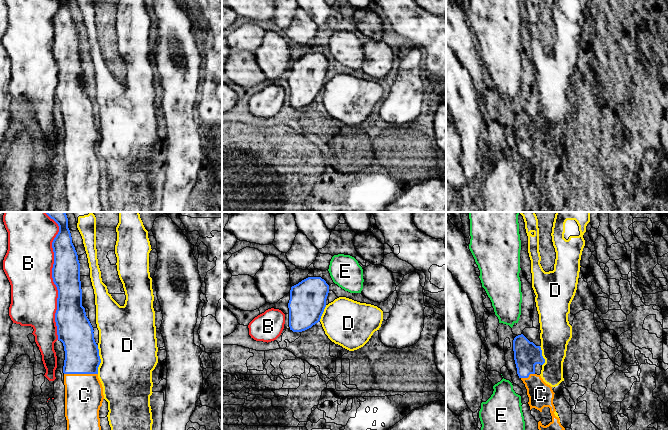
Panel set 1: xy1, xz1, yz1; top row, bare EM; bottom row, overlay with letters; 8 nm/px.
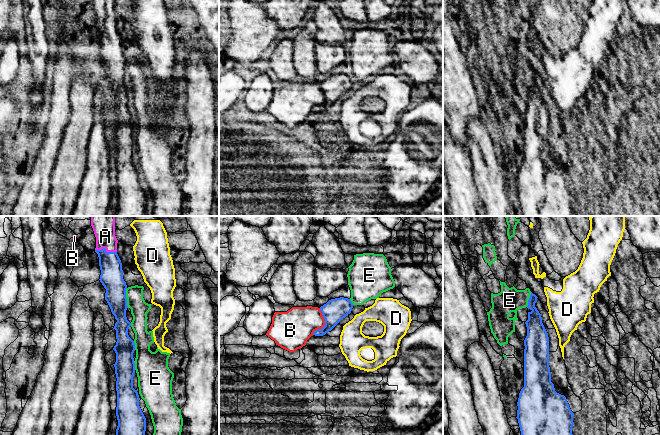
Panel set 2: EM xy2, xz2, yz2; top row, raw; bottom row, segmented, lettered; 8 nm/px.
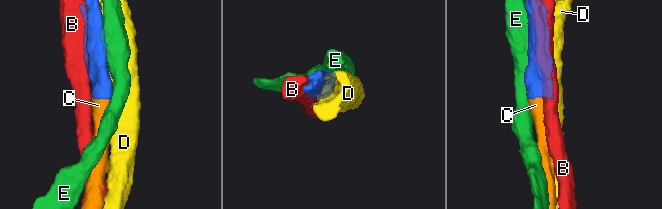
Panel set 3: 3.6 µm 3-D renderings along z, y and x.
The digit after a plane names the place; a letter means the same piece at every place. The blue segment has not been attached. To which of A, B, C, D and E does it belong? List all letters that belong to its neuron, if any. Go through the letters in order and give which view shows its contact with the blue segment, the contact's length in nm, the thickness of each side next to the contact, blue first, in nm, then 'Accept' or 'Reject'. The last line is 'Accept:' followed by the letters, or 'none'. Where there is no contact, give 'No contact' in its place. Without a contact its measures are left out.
A: Touches blue in xy2. Shared border 180 nm. Thickness 180 nm (blue) against 160 nm. Accept
B: Touches blue in xy1. Shared border 950 nm. Thickness 220 nm (blue) against 400 nm. Reject
C: Touches blue in xy1. Shared border 280 nm. Thickness 280 nm (blue) against 300 nm. Accept
D: Touches blue in xy1. Shared border 240 nm. Thickness 280 nm (blue) against 460 nm. Reject
E: Touches blue in xy2. Shared border 160 nm. Thickness 180 nm (blue) against 140 nm. Reject
Accept: A, C

